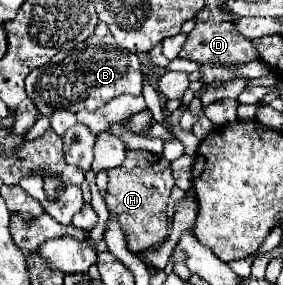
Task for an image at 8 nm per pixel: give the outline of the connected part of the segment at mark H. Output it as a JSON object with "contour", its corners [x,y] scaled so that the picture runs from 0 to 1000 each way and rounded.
{"contour":[[[449,526],[435,575],[378,604],[385,604],[385,653],[364,702],[385,730],[385,779],[413,772],[435,800],[449,870],[463,884],[498,884],[569,856],[597,821],[583,730],[604,660],[618,646],[597,561],[519,526]]]}

